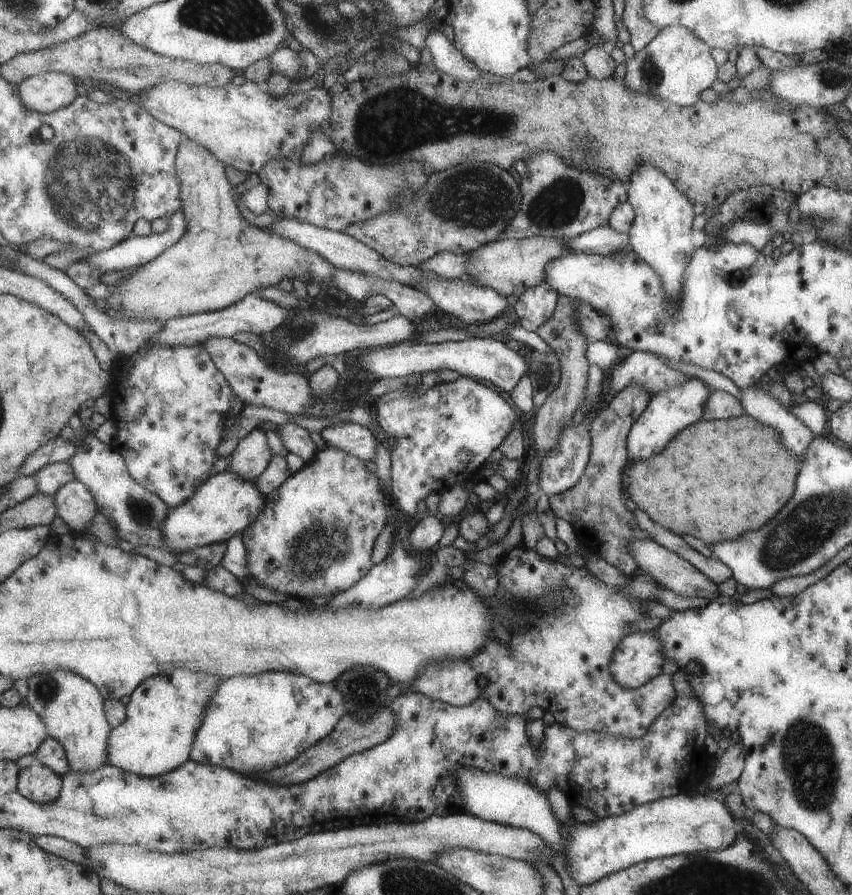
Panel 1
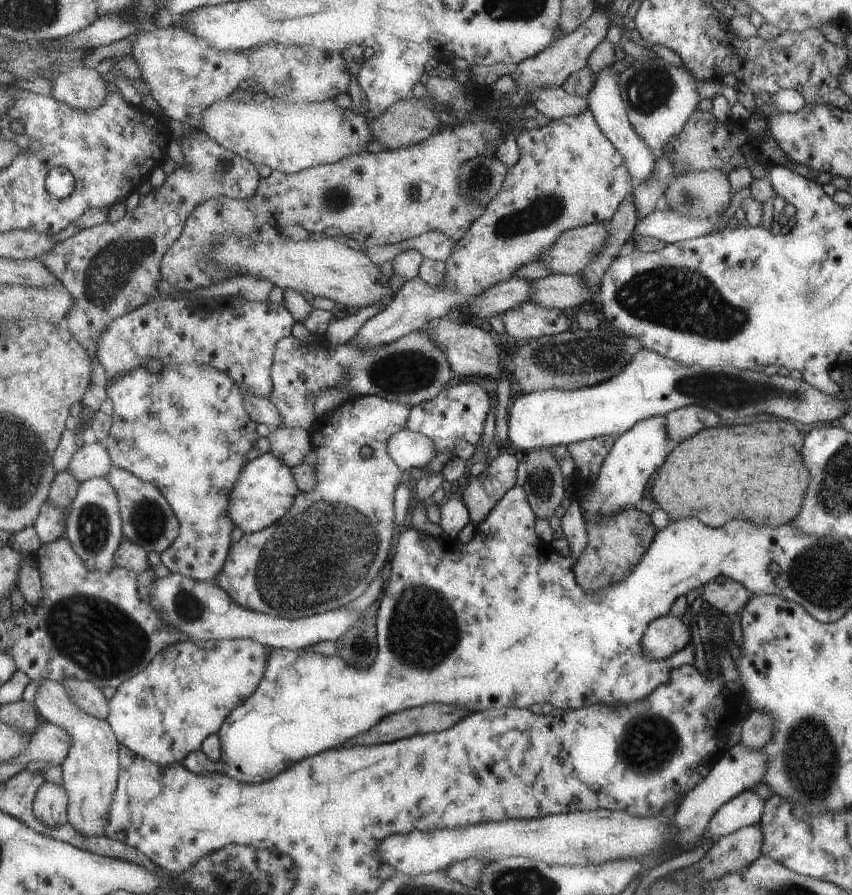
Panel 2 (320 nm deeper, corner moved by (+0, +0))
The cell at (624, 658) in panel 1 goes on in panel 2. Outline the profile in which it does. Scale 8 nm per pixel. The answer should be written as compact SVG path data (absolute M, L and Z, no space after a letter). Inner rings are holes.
M666 615L656 616L644 630L640 645L645 658L666 659L689 644L690 629L685 618Z

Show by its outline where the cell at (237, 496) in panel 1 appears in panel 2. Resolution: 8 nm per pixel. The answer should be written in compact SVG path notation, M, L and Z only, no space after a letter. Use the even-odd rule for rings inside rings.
M269 451L244 466L241 478L236 482L232 492L230 517L236 527L245 533L263 530L274 525L289 512L300 492L300 486L294 477L292 467Z

